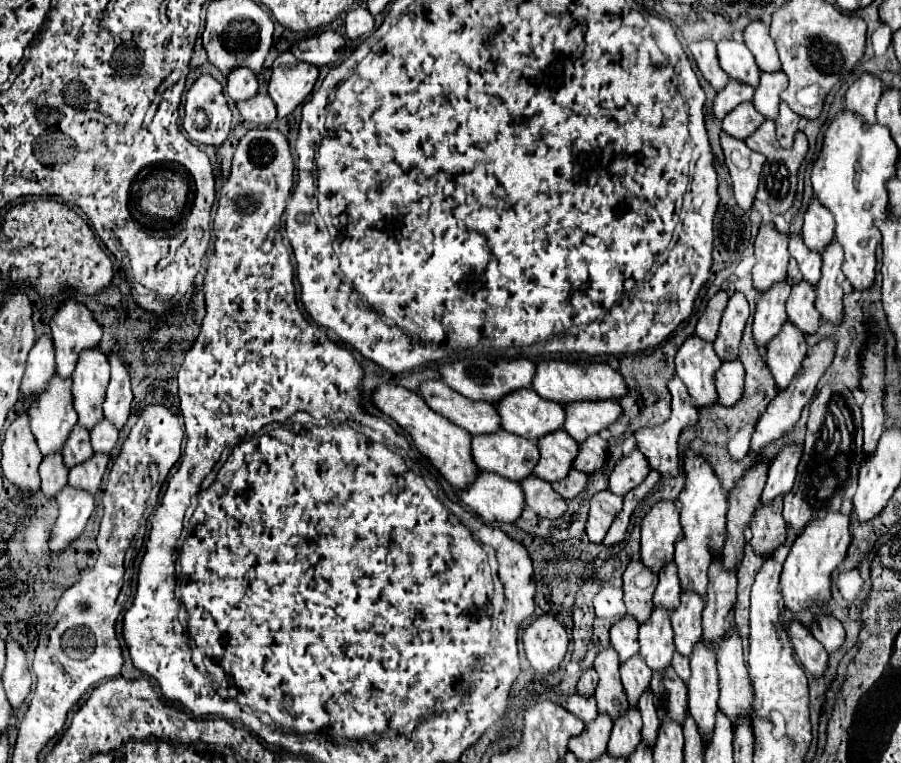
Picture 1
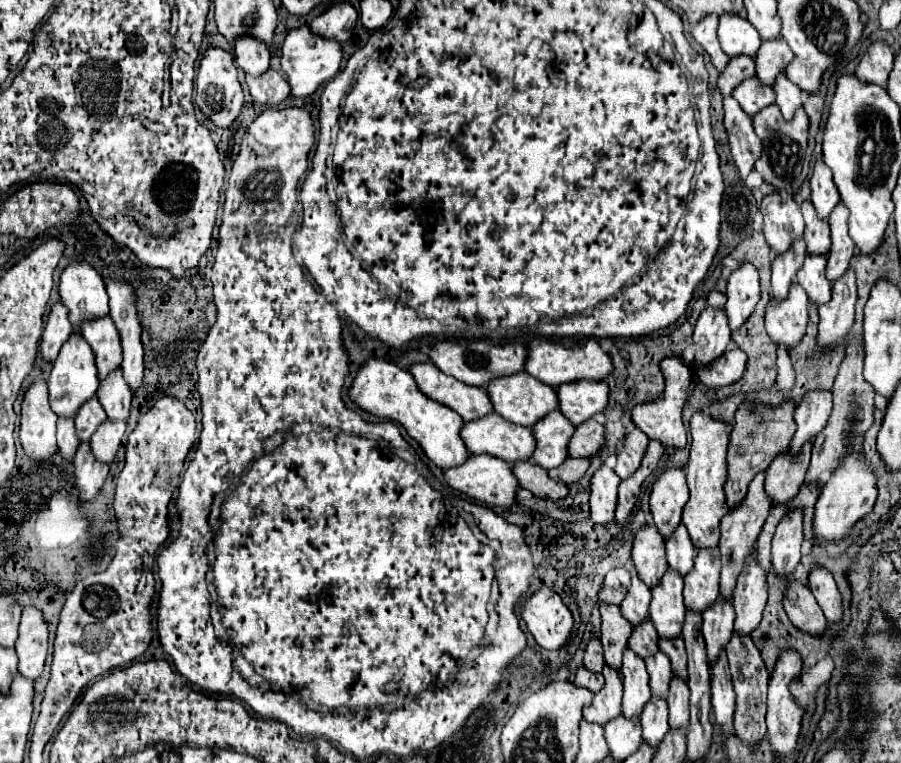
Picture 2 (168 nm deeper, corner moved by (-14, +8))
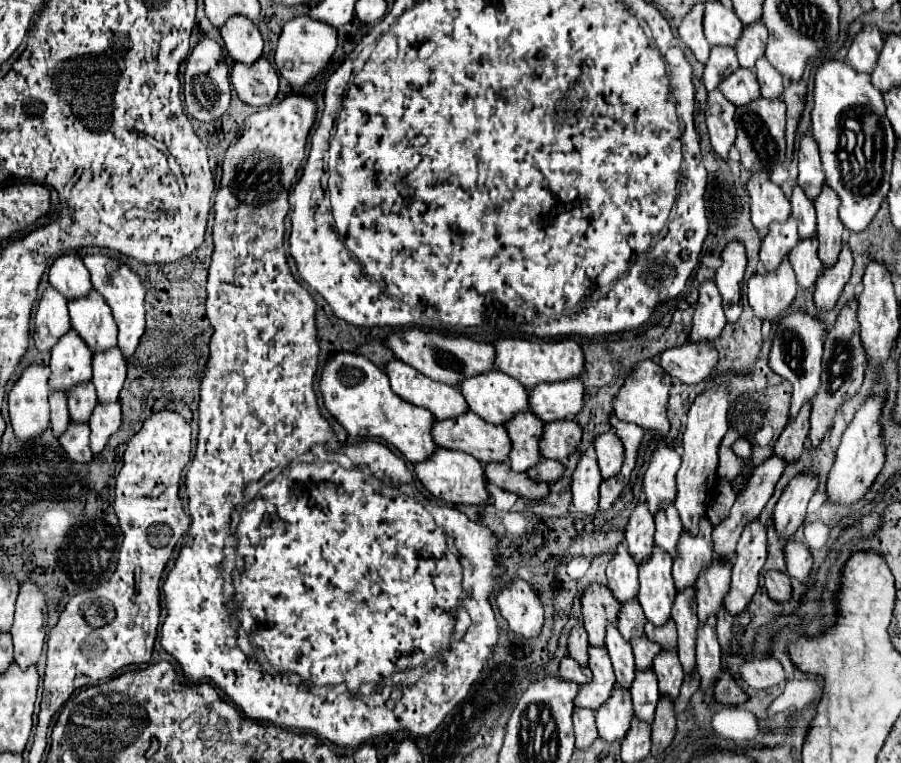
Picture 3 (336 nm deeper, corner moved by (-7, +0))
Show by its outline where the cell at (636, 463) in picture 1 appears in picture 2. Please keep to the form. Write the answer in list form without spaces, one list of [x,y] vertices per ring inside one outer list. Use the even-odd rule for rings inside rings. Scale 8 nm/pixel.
[[[634,428],[626,434],[622,450],[618,450],[618,464],[614,472],[624,480],[628,474],[636,472],[636,466],[640,466],[640,458],[644,456],[644,446],[648,446],[648,436]]]

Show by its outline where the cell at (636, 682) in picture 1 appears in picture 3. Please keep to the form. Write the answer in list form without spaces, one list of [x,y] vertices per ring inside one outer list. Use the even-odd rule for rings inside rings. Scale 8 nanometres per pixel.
[[[637,600],[633,602],[627,602],[625,606],[621,606],[621,612],[619,612],[619,622],[617,622],[617,628],[621,632],[621,636],[631,642],[633,638],[641,638],[643,636],[643,628],[645,628],[645,614],[639,606]]]

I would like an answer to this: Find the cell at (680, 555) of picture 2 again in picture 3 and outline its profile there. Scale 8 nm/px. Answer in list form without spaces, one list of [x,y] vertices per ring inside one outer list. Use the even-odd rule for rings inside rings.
[[[669,506],[667,510],[657,512],[655,518],[655,546],[661,546],[665,552],[669,552],[673,558],[677,556],[677,542],[681,538],[683,526],[681,526],[681,518],[675,510],[675,506]]]

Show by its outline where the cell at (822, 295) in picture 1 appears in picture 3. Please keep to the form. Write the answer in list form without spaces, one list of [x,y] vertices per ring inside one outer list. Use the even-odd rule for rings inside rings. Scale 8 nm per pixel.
[[[825,184],[819,198],[815,200],[815,210],[817,210],[817,240],[819,240],[819,258],[825,268],[833,266],[837,262],[837,256],[841,252],[841,236],[843,236],[843,226],[841,220],[837,218],[839,210],[839,198],[829,190]]]

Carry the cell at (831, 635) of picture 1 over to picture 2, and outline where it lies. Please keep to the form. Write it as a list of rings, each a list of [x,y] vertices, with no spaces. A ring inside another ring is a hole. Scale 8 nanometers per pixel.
[[[810,566],[810,576],[808,576],[808,588],[812,590],[818,606],[822,608],[824,616],[828,622],[836,622],[842,616],[842,600],[840,592],[836,588],[836,582],[832,574],[824,566]]]

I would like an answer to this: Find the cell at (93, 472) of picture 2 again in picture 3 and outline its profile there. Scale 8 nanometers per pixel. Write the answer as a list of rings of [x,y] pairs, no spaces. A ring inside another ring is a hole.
[[[71,424],[67,432],[59,438],[59,442],[73,462],[87,464],[93,460],[93,452],[89,450],[89,426],[87,424]]]

